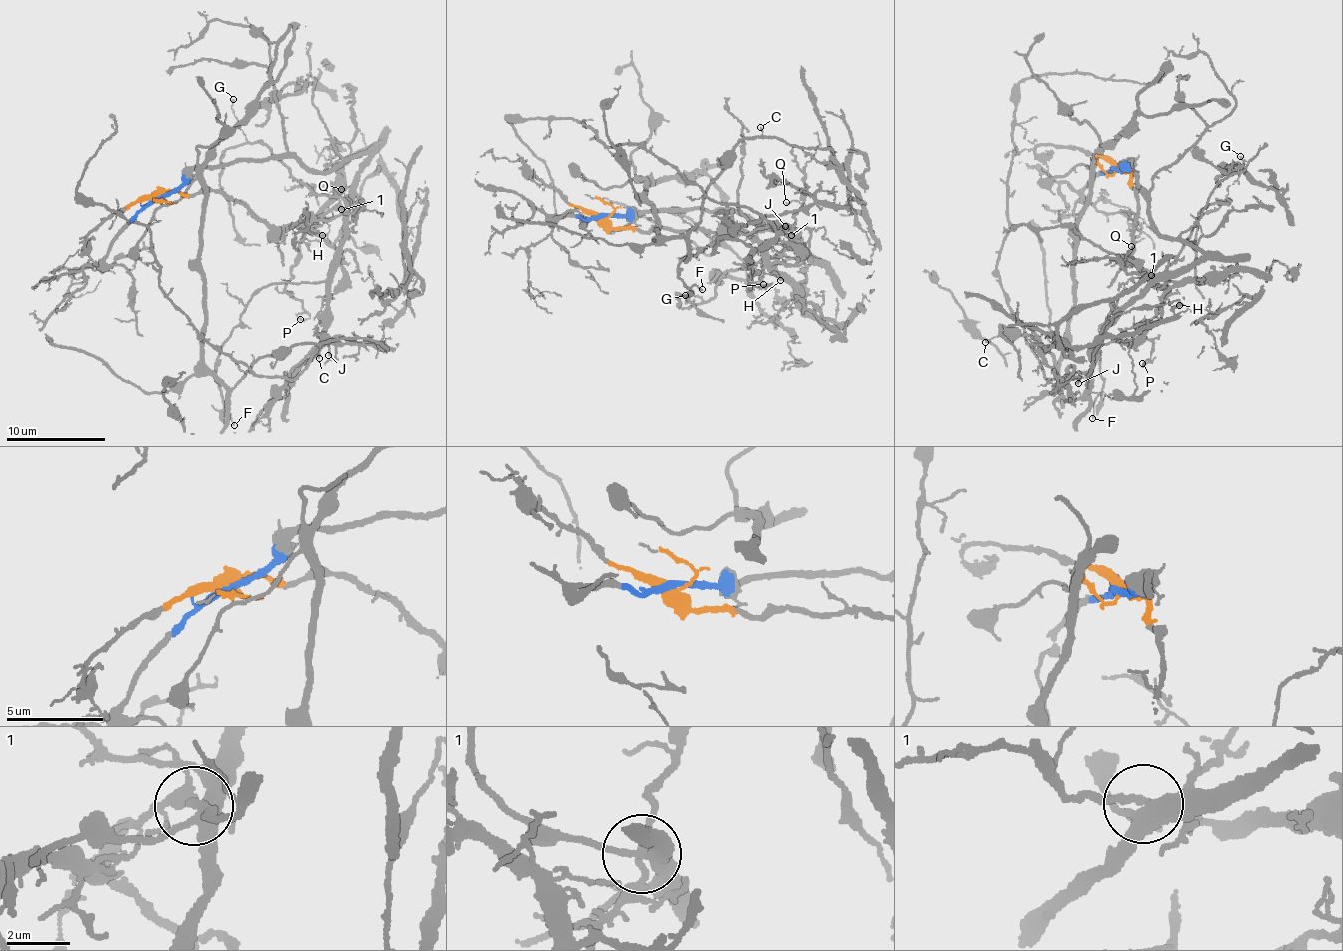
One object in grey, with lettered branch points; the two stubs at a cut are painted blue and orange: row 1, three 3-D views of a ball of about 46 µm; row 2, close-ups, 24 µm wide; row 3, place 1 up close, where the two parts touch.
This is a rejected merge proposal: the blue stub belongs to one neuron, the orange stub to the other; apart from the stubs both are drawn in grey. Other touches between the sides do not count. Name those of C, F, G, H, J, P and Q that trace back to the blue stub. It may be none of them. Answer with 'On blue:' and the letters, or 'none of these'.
On blue: C, F, G, J

